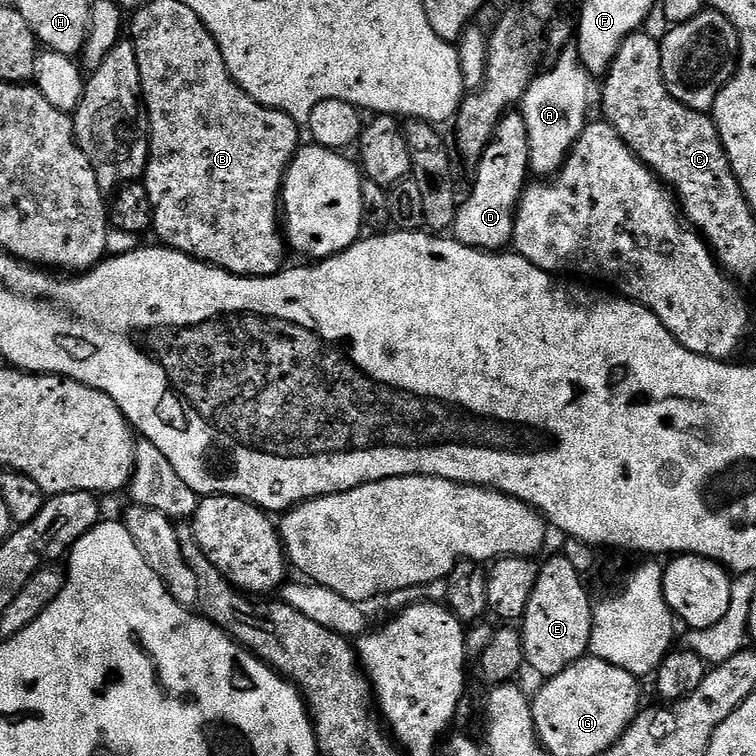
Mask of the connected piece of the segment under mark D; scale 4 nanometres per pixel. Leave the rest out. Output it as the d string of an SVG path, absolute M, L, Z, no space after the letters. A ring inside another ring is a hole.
M523 111L508 112L502 122L498 122L492 143L486 146L482 158L474 166L474 172L476 181L472 184L472 193L465 200L463 197L450 232L460 244L482 252L500 252L512 243L516 207L520 205L530 180L530 130L526 130Z

